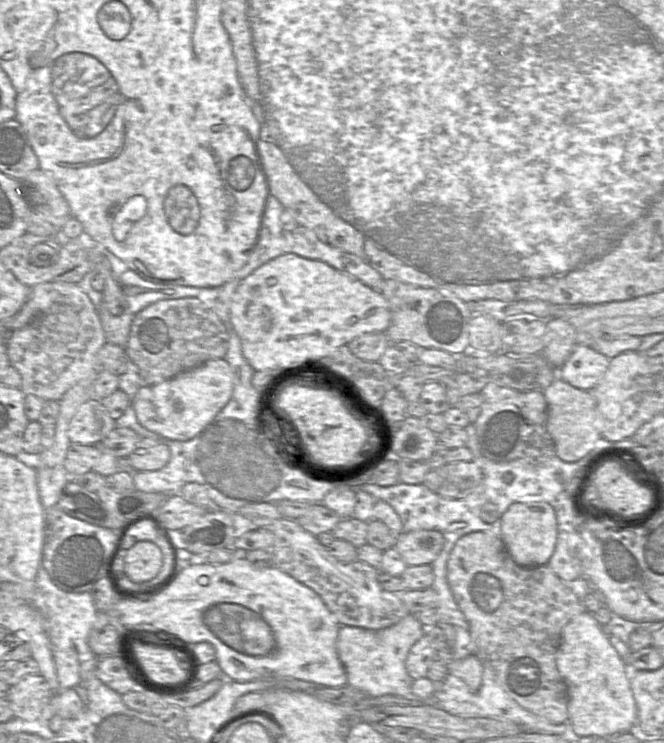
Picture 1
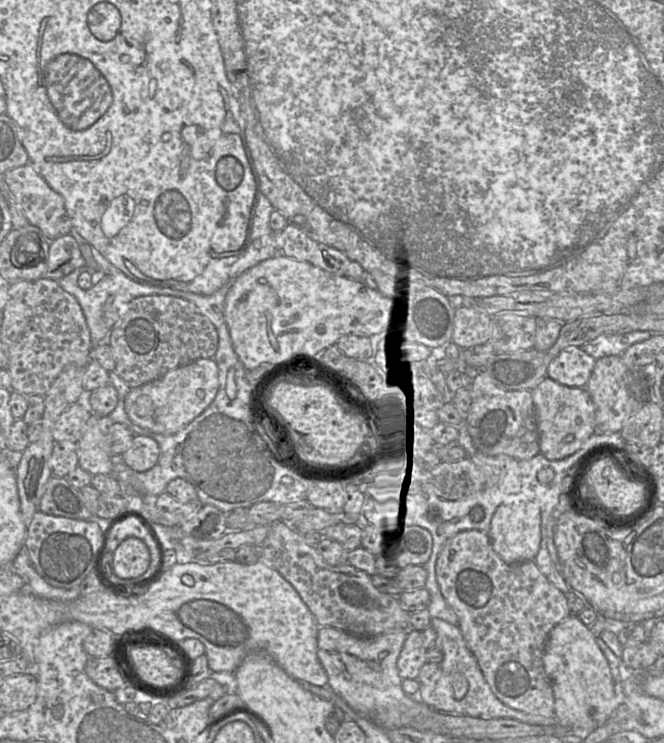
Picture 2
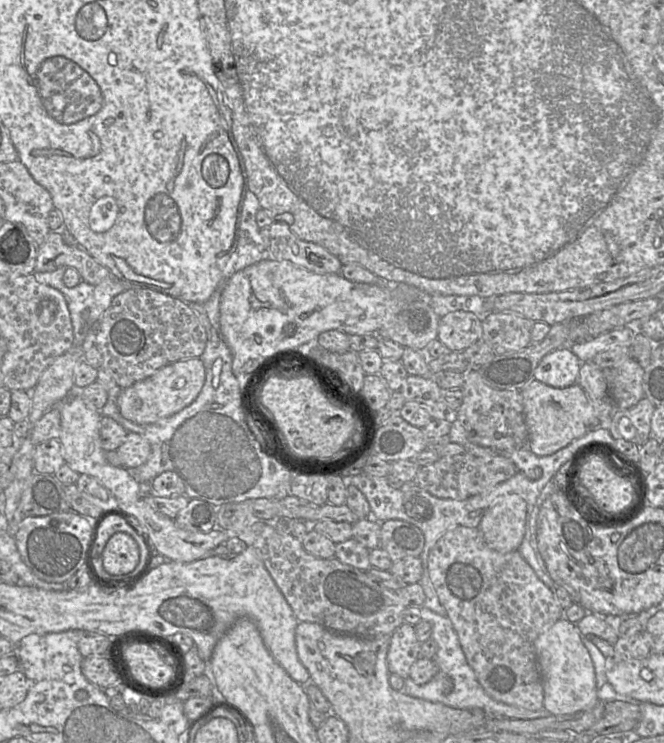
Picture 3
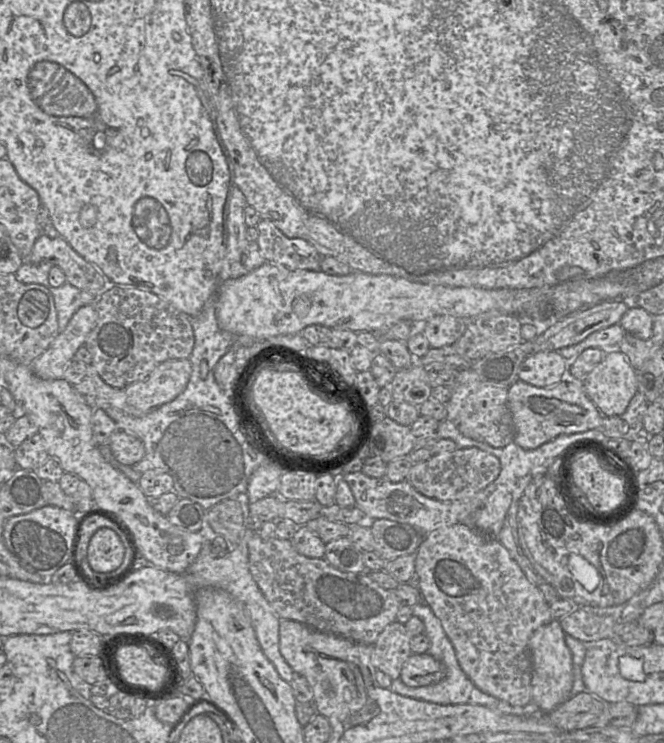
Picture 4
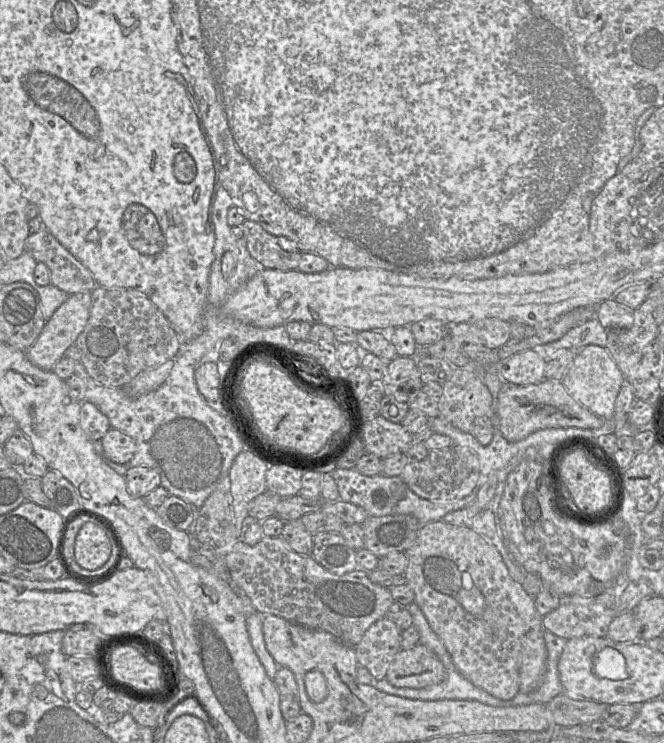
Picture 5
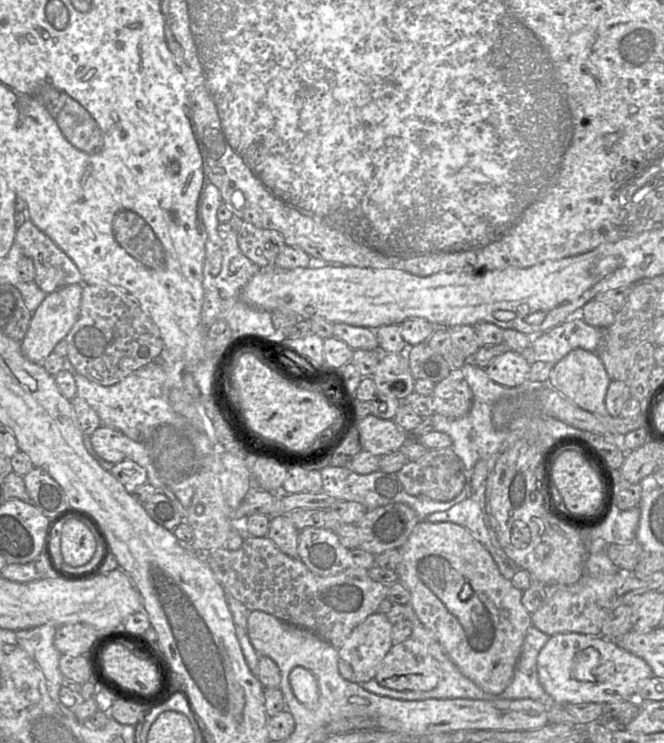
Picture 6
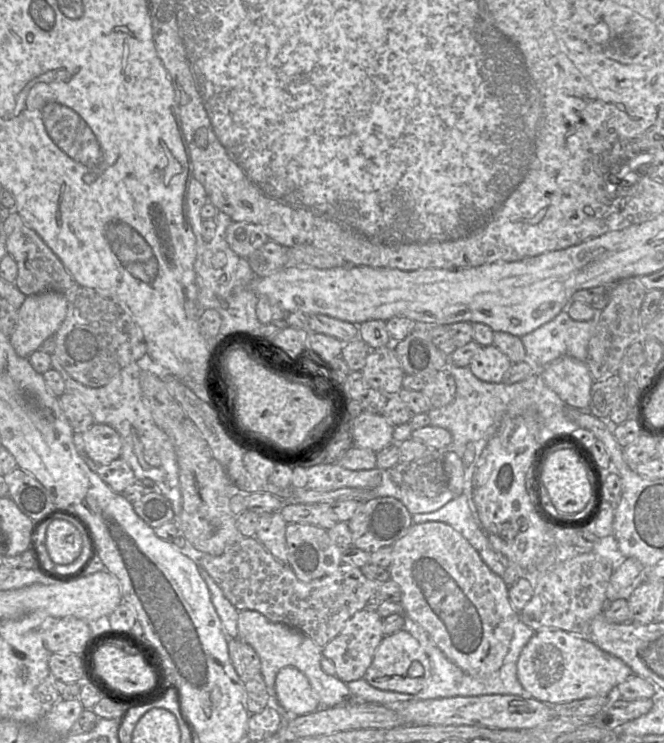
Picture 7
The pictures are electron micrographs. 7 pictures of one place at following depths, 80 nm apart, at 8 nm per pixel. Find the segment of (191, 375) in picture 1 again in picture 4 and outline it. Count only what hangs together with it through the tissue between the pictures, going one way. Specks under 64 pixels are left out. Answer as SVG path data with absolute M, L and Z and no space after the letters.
M187 358L167 360L159 364L146 378L123 388L107 385L97 376L96 370L93 371L93 377L100 385L97 398L106 399L113 408L135 417L144 416L153 409L173 401L186 388L190 375L191 363Z

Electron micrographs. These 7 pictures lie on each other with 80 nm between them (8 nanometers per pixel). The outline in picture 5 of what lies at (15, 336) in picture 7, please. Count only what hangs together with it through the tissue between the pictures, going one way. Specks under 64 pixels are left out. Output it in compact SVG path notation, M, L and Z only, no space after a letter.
M90 292L69 295L47 320L35 343L26 351L29 361L43 370L52 371L85 328L90 305Z

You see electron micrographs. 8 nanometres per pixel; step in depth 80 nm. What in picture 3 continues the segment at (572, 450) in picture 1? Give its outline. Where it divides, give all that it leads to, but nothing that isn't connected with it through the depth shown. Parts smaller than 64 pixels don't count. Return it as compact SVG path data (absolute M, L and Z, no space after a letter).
M534 380L521 391L529 430L528 448L538 456L549 456L572 441L597 429L597 417L586 392L579 384L555 388Z

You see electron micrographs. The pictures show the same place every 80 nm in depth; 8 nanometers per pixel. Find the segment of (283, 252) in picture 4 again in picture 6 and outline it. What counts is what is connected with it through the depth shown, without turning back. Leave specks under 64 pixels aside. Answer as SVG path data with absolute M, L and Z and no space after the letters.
M242 220L237 232L243 254L260 267L272 267L281 248L286 245L282 234L259 228Z

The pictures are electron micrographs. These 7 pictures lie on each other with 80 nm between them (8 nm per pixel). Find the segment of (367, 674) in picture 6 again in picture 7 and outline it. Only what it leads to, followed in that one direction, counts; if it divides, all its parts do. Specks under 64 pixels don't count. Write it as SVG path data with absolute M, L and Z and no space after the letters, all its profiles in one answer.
M363 609L348 619L340 633L322 647L322 655L333 662L335 676L343 682L360 680L371 665L384 636L383 618L377 612Z

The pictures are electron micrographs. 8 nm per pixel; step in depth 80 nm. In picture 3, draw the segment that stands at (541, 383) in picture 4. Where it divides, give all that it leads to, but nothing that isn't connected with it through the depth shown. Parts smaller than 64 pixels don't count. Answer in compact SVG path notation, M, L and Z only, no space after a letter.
M562 347L542 358L534 378L555 388L565 388L577 383L582 364L570 347Z

